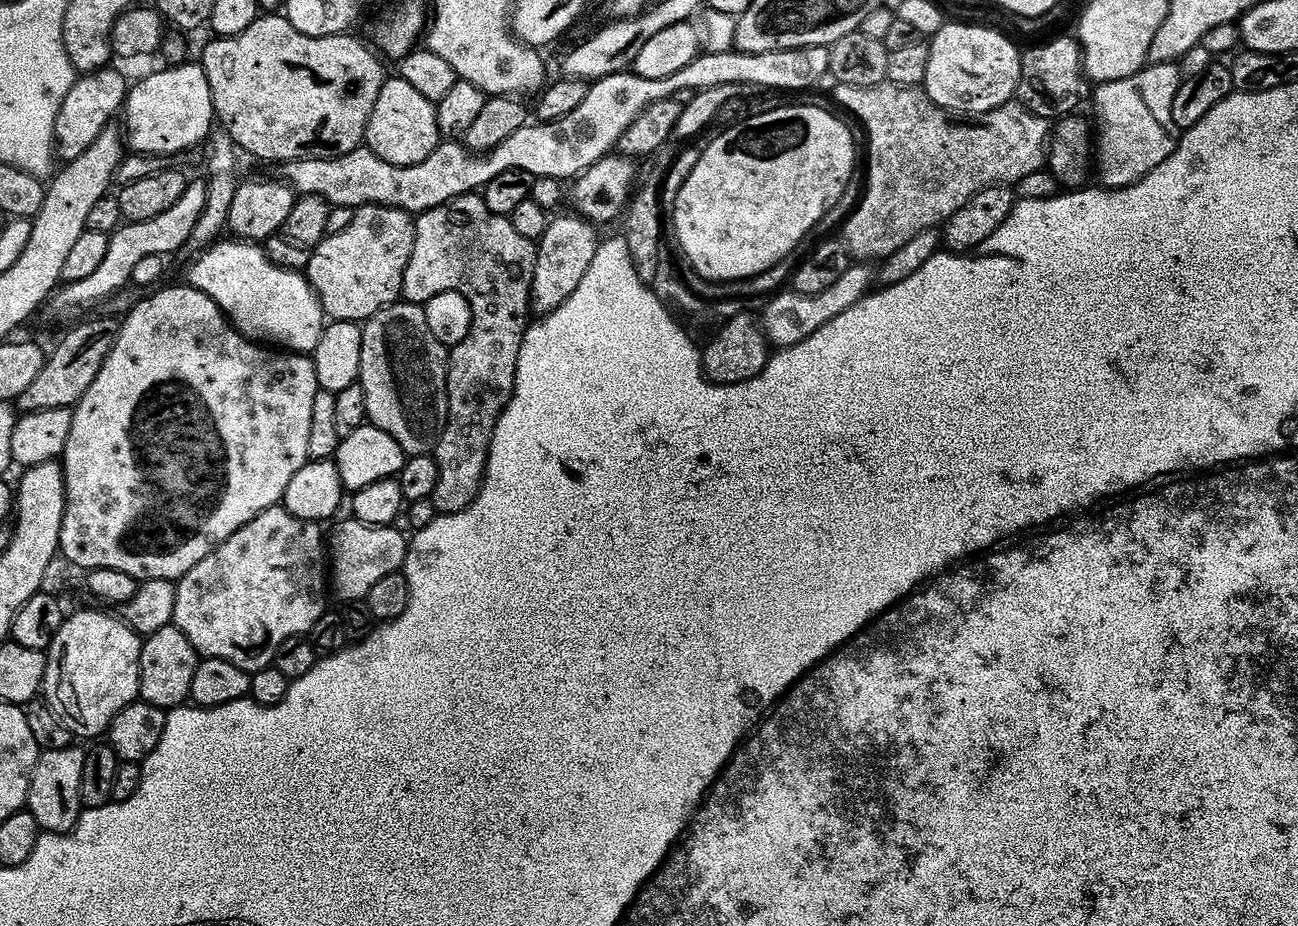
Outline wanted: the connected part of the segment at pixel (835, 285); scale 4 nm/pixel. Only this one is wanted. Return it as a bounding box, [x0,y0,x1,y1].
[762,262,874,349]

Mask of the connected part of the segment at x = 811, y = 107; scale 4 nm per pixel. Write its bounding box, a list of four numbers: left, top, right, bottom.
[672,104,856,282]

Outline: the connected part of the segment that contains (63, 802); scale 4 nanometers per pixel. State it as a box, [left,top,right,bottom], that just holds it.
[26,743,85,832]

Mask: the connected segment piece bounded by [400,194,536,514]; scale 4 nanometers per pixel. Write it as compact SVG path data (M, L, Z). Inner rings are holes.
M480 194L455 196L445 204L419 213L415 222L414 250L410 250L410 262L406 262L406 274L402 274L401 297L408 302L420 302L430 299L434 294L457 292L466 298L466 302L470 302L470 330L466 330L466 338L462 338L462 342L451 345L448 354L448 417L434 449L438 482L434 482L430 499L437 513L443 514L470 506L484 482L484 467L488 461L488 447L494 426L512 396L518 354L524 341L524 332L530 323L536 246L530 238L522 237L514 230L509 217L494 214Z

